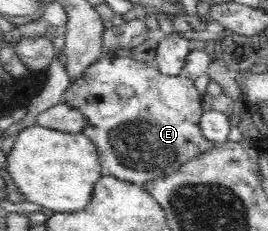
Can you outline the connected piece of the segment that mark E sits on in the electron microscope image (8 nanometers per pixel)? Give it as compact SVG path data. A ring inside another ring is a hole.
M102 56L86 68L82 76L70 81L60 102L80 111L85 117L81 131L97 148L101 169L120 181L141 184L154 182L164 175L174 174L184 164L199 158L212 148L220 146L203 136L200 127L202 94L194 81L180 75L162 74L153 64L128 57Z

